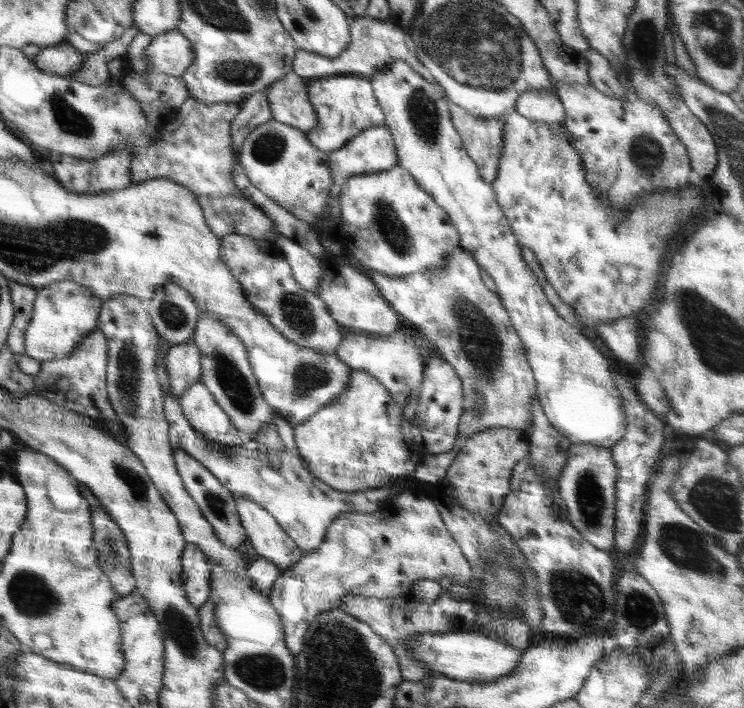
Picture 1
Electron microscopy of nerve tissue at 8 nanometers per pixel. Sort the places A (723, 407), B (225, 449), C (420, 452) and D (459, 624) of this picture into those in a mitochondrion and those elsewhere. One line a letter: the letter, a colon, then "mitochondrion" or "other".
A: other
B: other
C: other
D: other

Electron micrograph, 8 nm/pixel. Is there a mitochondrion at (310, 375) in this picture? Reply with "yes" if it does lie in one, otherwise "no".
yes

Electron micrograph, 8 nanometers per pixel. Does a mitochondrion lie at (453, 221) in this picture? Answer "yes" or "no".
no

